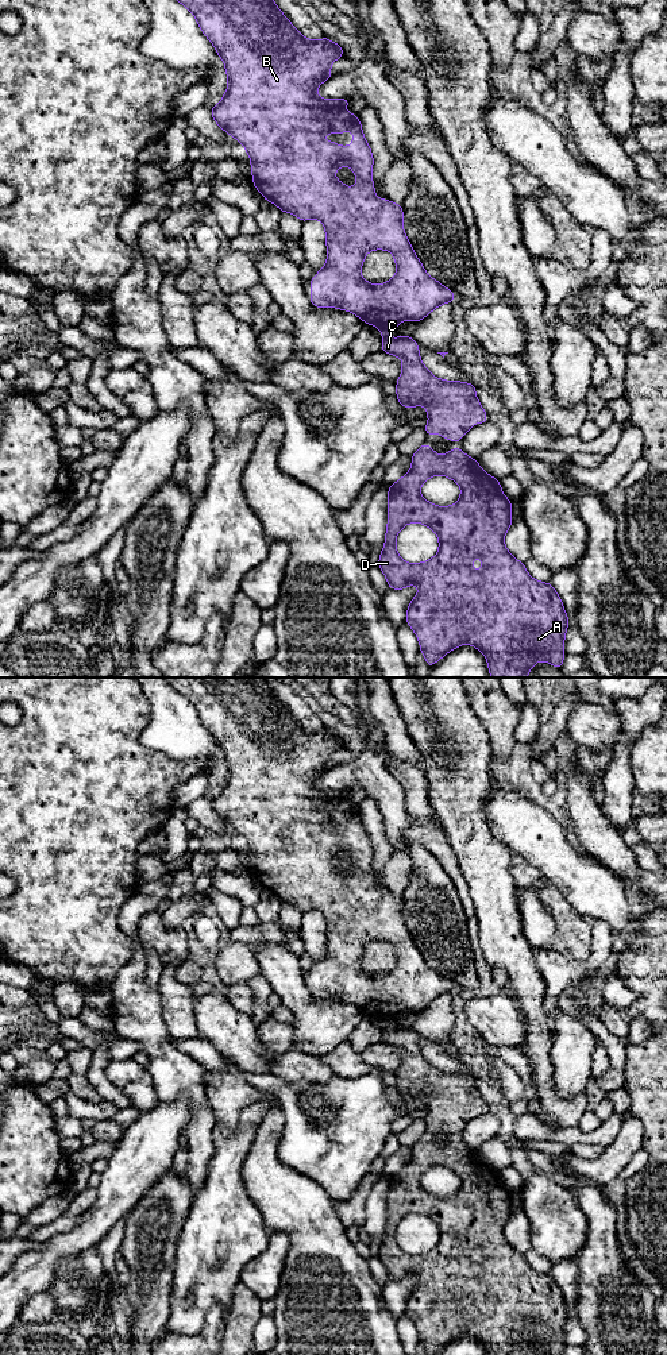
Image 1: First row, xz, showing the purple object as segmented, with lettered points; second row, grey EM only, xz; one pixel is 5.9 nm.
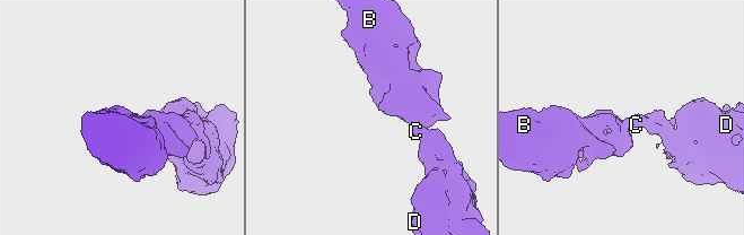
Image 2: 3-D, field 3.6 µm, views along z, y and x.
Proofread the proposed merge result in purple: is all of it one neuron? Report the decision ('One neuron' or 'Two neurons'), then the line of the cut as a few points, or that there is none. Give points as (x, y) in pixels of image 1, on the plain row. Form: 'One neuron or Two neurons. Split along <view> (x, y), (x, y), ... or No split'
Two neurons. Split along xz (386, 1015), (396, 1018)

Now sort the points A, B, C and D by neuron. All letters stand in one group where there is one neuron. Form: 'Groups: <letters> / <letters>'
Groups: A C D / B

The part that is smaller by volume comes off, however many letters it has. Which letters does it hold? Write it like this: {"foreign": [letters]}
{"foreign": ["A", "C", "D"]}

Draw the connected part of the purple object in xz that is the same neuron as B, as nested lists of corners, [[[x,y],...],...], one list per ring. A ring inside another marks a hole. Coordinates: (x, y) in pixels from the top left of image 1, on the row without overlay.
[[[166,678],[166,679],[177,692],[185,696],[194,706],[200,721],[215,737],[217,746],[224,752],[224,757],[228,768],[227,771],[228,780],[225,781],[221,792],[211,799],[211,806],[220,819],[223,819],[228,826],[232,826],[239,834],[242,834],[246,838],[247,846],[251,850],[254,879],[262,884],[266,892],[275,895],[281,900],[281,903],[296,906],[302,914],[309,910],[317,910],[324,915],[325,933],[327,933],[327,956],[317,962],[316,968],[311,970],[312,985],[309,988],[309,992],[312,993],[312,996],[316,999],[334,997],[340,1001],[348,1001],[356,1005],[359,1010],[362,1010],[365,1015],[370,1015],[377,1019],[383,1016],[392,1016],[398,1019],[402,1011],[412,1011],[419,1014],[442,995],[455,992],[456,987],[454,985],[454,983],[451,983],[450,980],[439,974],[436,970],[431,969],[427,965],[419,949],[416,947],[415,941],[412,939],[402,918],[404,902],[401,895],[393,895],[386,889],[378,891],[375,888],[377,884],[374,881],[373,866],[371,866],[373,854],[374,854],[373,844],[365,830],[358,806],[352,806],[344,802],[344,799],[350,795],[351,790],[328,791],[328,790],[320,790],[316,784],[319,776],[321,776],[324,772],[335,767],[329,763],[329,758],[334,752],[336,752],[340,748],[344,748],[343,738],[331,733],[327,727],[324,727],[321,731],[312,731],[302,727],[292,717],[290,711],[278,700],[270,683],[267,683],[262,678]],[[350,821],[354,822],[354,834],[347,838],[343,838],[334,833],[325,833],[323,830],[324,825],[328,823],[342,825]],[[340,857],[350,857],[354,861],[355,869],[358,872],[358,876],[355,879],[348,879],[335,869],[335,861],[339,860]],[[371,941],[388,941],[393,945],[396,951],[396,957],[397,957],[396,966],[390,972],[382,976],[369,974],[361,968],[361,958],[365,953],[365,947]]]

